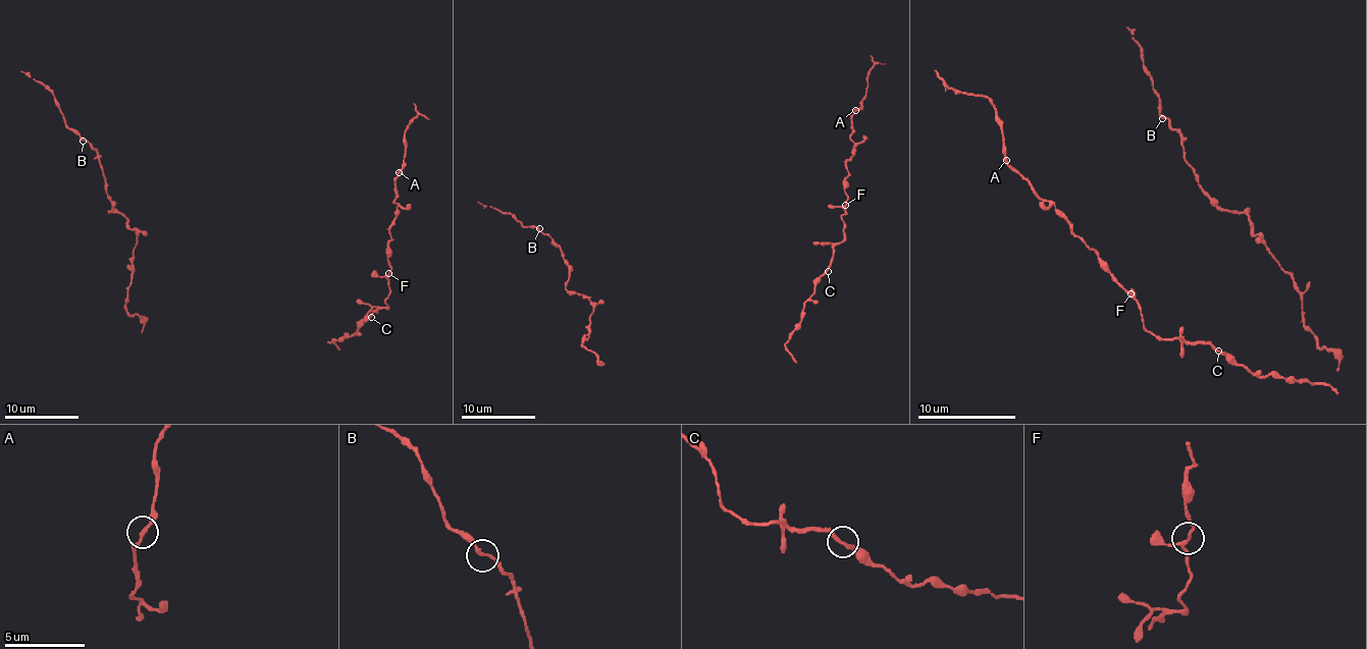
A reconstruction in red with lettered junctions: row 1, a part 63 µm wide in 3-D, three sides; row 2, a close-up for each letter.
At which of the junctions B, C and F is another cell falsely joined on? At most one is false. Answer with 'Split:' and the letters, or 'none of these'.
Split: none of these

